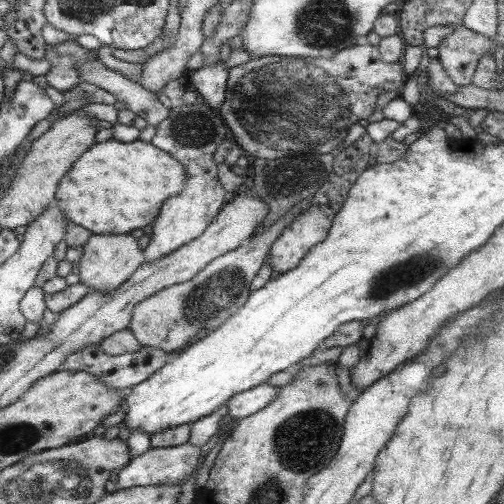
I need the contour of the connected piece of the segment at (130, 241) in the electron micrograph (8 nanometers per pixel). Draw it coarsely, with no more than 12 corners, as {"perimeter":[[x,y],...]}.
{"perimeter":[[131,233],[93,234],[81,283],[118,290],[145,264]]}

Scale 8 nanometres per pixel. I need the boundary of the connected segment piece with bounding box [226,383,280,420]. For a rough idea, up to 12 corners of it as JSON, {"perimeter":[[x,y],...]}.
{"perimeter":[[268,383],[234,394],[226,402],[238,420],[270,404],[280,389]]}

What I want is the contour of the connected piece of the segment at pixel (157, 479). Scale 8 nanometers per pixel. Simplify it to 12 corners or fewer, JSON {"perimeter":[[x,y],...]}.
{"perimeter":[[190,441],[135,456],[121,490],[181,486],[200,460]]}

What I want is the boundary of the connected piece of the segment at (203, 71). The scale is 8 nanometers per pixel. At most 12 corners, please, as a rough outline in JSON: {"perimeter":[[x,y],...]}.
{"perimeter":[[219,61],[195,70],[187,86],[212,108],[224,102],[229,69]]}

